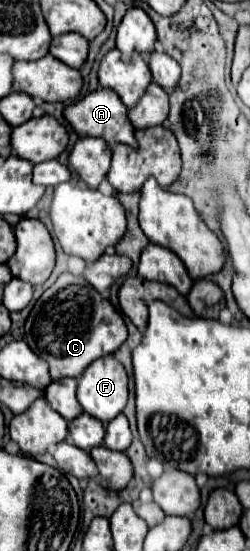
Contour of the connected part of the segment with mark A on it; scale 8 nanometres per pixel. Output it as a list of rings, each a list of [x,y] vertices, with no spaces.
[[[99,89],[85,97],[79,97],[75,103],[65,107],[63,115],[69,121],[69,125],[77,131],[79,137],[99,137],[99,139],[105,139],[109,145],[125,143],[125,145],[137,147],[137,141],[133,135],[135,127],[131,125],[131,121],[127,117],[127,107],[123,105],[121,97],[111,89]]]

